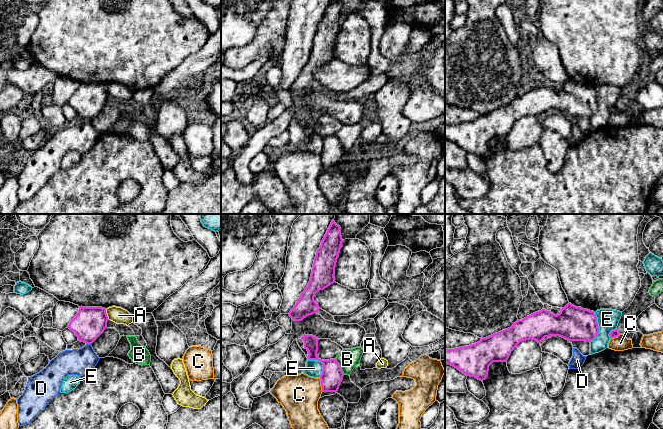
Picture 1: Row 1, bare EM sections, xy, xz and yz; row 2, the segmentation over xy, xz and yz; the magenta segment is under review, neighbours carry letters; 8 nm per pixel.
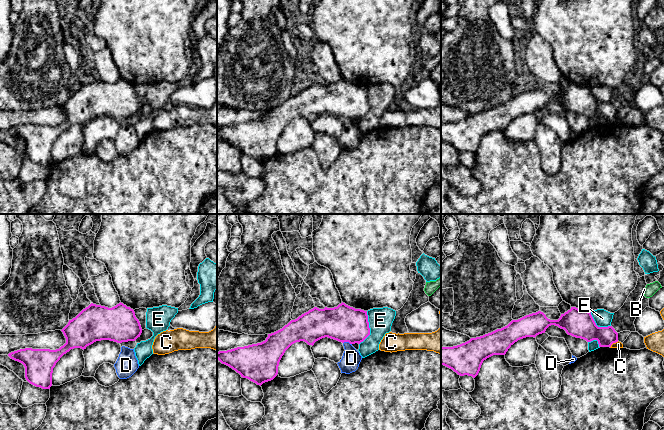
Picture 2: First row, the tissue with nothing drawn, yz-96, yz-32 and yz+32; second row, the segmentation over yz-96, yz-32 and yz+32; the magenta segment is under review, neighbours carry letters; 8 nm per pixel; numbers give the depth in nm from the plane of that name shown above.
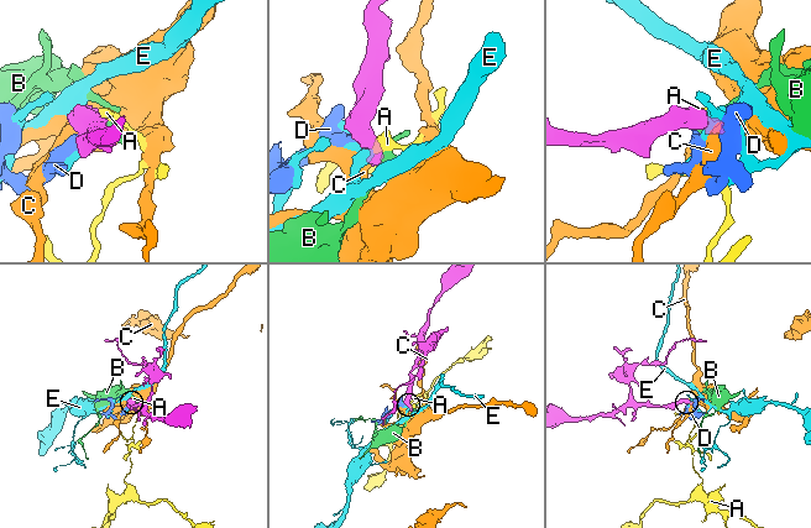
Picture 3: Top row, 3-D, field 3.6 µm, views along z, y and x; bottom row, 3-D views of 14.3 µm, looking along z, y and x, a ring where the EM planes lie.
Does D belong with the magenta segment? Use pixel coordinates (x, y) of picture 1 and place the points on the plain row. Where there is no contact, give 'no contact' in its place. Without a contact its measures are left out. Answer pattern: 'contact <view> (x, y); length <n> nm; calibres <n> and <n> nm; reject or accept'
contact xy (88, 119); length 40 nm; calibres 260 and 220 nm; reject

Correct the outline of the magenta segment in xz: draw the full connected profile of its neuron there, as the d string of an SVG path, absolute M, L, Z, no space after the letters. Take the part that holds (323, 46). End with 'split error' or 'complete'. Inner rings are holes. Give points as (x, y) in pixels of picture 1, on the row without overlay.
M330 0L320 23L317 25L310 57L289 88L292 96L302 97L307 92L319 87L320 84L314 77L314 73L318 67L324 66L335 58L335 43L342 18L340 2Z; complete

